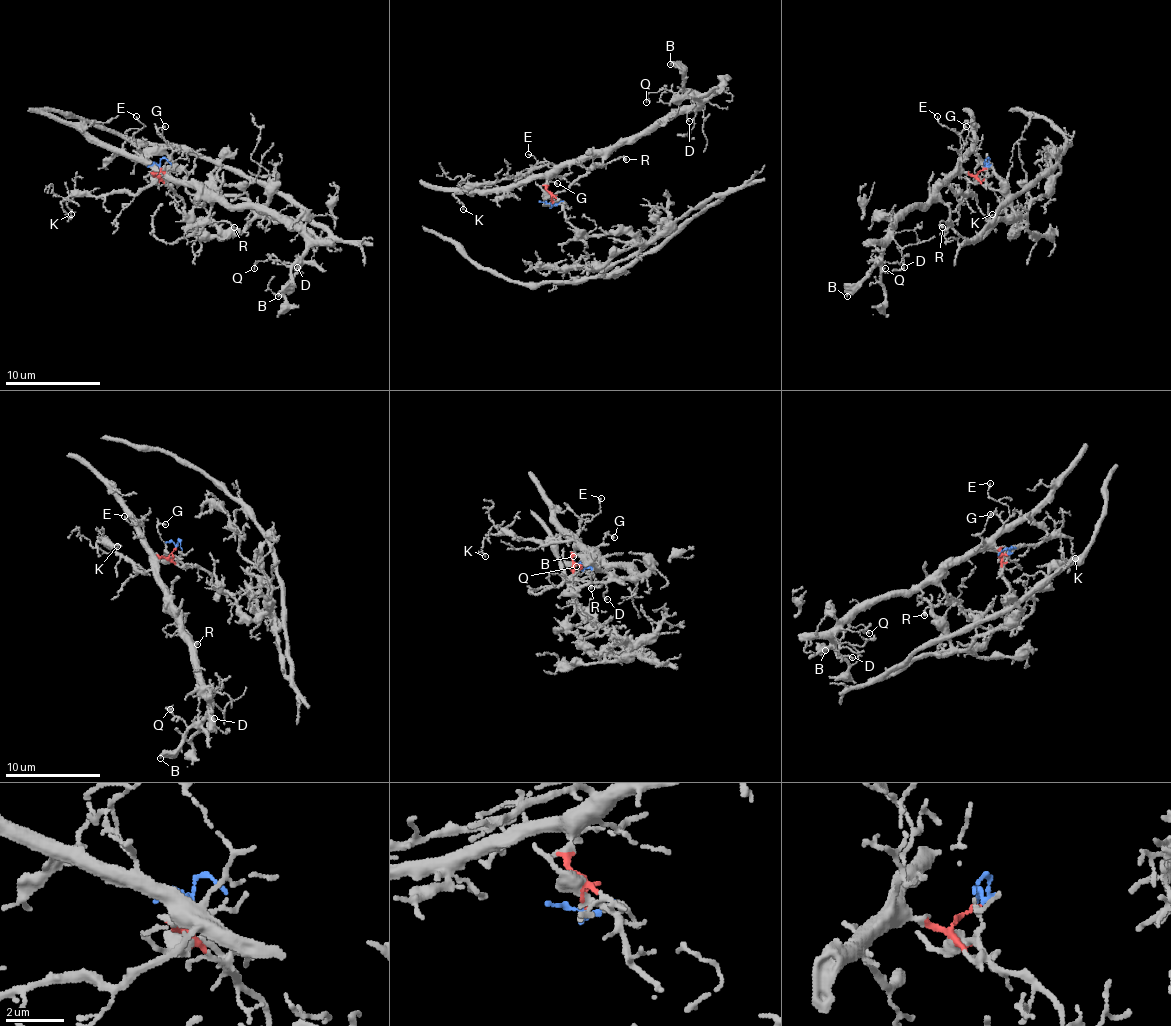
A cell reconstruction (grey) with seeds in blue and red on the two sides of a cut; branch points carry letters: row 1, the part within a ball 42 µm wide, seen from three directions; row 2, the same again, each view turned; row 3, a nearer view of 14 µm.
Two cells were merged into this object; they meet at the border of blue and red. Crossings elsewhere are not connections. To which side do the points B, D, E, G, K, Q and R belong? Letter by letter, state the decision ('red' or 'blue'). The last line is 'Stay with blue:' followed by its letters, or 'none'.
B: red
D: red
E: red
G: red
K: red
Q: red
R: red
Stay with blue: none

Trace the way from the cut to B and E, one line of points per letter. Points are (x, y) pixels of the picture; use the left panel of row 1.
B: (161, 168), (156, 175), (165, 173), (230, 204), (258, 204), (304, 237), (304, 256), (277, 297)
E: (161, 168), (156, 175), (153, 166), (134, 140), (144, 125), (137, 116)

